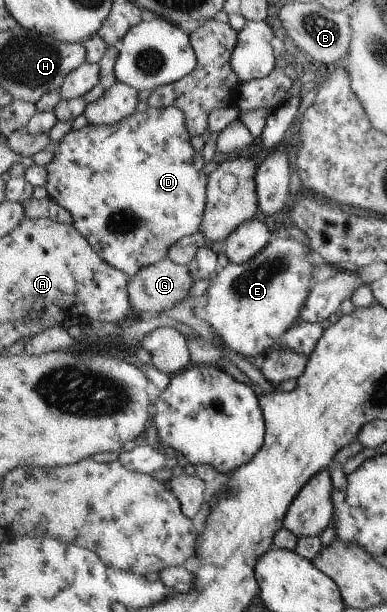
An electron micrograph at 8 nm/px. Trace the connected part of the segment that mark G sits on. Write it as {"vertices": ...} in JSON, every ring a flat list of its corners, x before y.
{"vertices":[[170,257,147,267,137,276,131,276,130,291,134,315,151,318,160,315,166,309,174,309,178,303,182,303,184,299,188,299,192,295,192,287,195,282,191,267,176,263]]}

